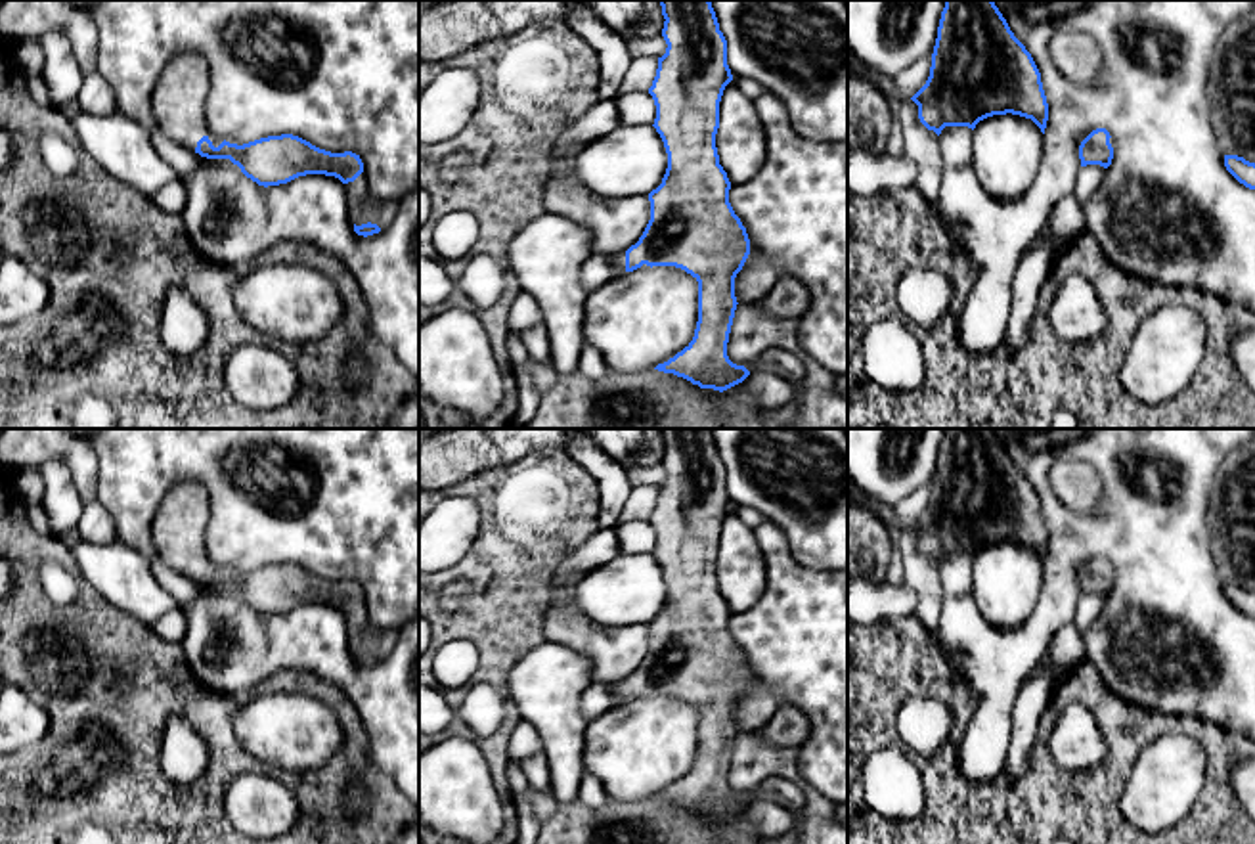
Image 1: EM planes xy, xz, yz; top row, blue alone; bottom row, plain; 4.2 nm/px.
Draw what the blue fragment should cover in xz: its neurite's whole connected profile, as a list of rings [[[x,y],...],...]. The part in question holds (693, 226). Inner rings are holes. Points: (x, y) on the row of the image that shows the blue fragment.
[[[710,0],[658,2],[668,48],[658,57],[649,94],[668,168],[662,184],[649,193],[650,220],[643,235],[614,255],[612,276],[675,266],[698,281],[694,337],[654,369],[723,392],[750,375],[727,356],[738,304],[735,278],[750,255],[750,239],[729,203],[731,182],[716,147],[719,101],[733,75]]]

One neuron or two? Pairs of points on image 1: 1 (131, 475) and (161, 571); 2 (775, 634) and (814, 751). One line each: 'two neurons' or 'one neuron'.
1: two neurons
2: one neuron

